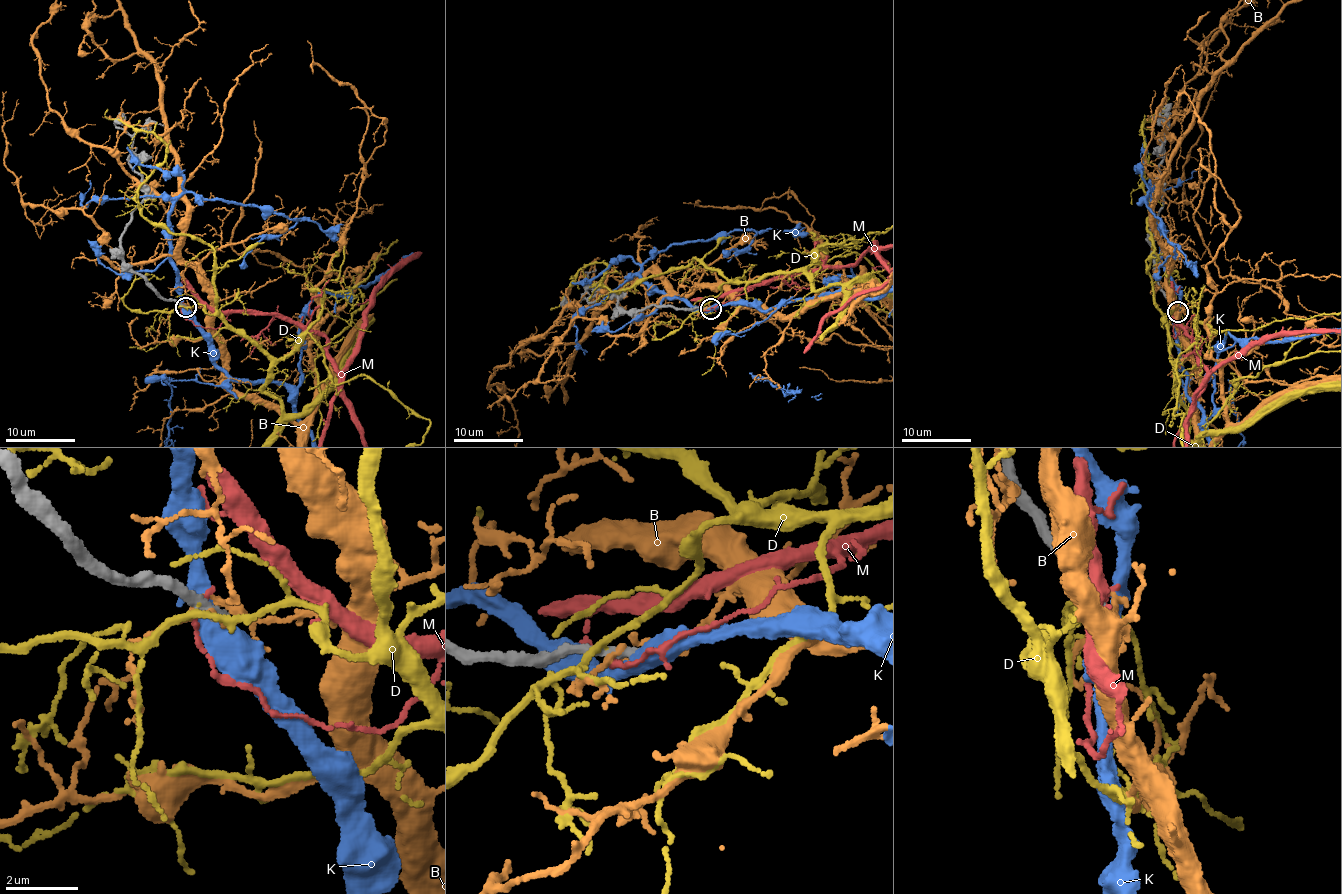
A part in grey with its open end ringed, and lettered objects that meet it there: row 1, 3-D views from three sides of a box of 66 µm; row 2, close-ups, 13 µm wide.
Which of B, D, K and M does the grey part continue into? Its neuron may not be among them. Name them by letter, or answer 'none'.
none

